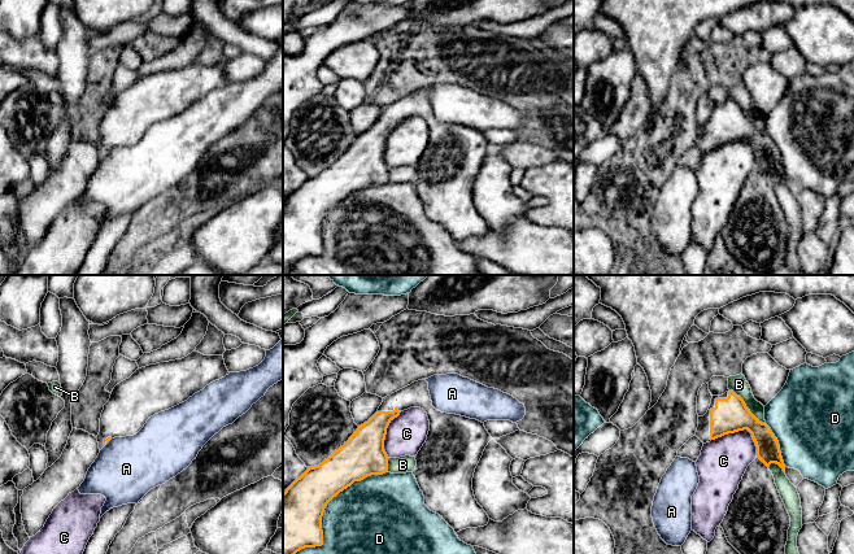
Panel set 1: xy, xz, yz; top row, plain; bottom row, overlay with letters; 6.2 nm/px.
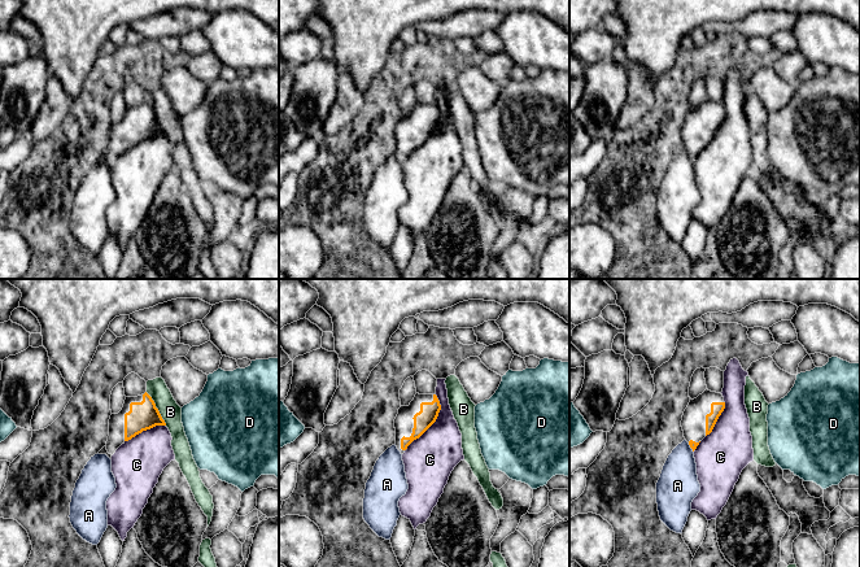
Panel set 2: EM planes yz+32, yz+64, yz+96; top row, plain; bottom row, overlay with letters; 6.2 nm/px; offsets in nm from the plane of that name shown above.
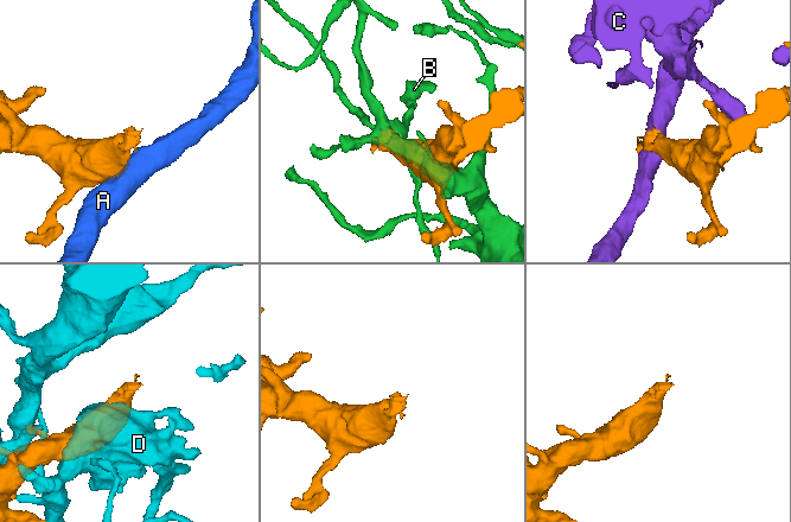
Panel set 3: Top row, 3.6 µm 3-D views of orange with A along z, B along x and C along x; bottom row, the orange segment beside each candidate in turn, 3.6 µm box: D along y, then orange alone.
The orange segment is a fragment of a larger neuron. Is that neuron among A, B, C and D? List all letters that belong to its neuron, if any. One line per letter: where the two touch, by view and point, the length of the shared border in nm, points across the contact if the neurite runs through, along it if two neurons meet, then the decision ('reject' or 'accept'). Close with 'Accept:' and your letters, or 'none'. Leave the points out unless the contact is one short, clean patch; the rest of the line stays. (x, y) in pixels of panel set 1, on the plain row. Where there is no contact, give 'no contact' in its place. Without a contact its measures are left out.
A: xy (109, 149) | 50 nm | along xy (112, 148), (107, 153) | reject
B: yz (745, 116) | 300 nm | reject
C: yz (743, 139) | 300 nm | reject
D: xz (323, 219) | 800 nm | reject
Accept: none

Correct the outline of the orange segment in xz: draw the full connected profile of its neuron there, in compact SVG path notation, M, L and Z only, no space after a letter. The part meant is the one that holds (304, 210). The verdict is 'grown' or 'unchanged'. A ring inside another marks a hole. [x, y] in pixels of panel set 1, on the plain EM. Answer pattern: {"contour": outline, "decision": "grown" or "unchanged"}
{"contour": "M418 90L383 108L378 121L349 147L343 156L327 169L297 187L283 202L283 275L305 257L323 254L322 226L327 213L354 191L388 180L388 165L384 149L389 132L401 121L421 117L427 122L430 140L427 149L415 165L417 175L413 184L423 201L424 214L439 223L453 239L478 237L488 234L489 227L478 213L472 200L475 178L483 165L491 144L484 132L466 126L446 123L432 115L428 92Z", "decision": "grown"}

